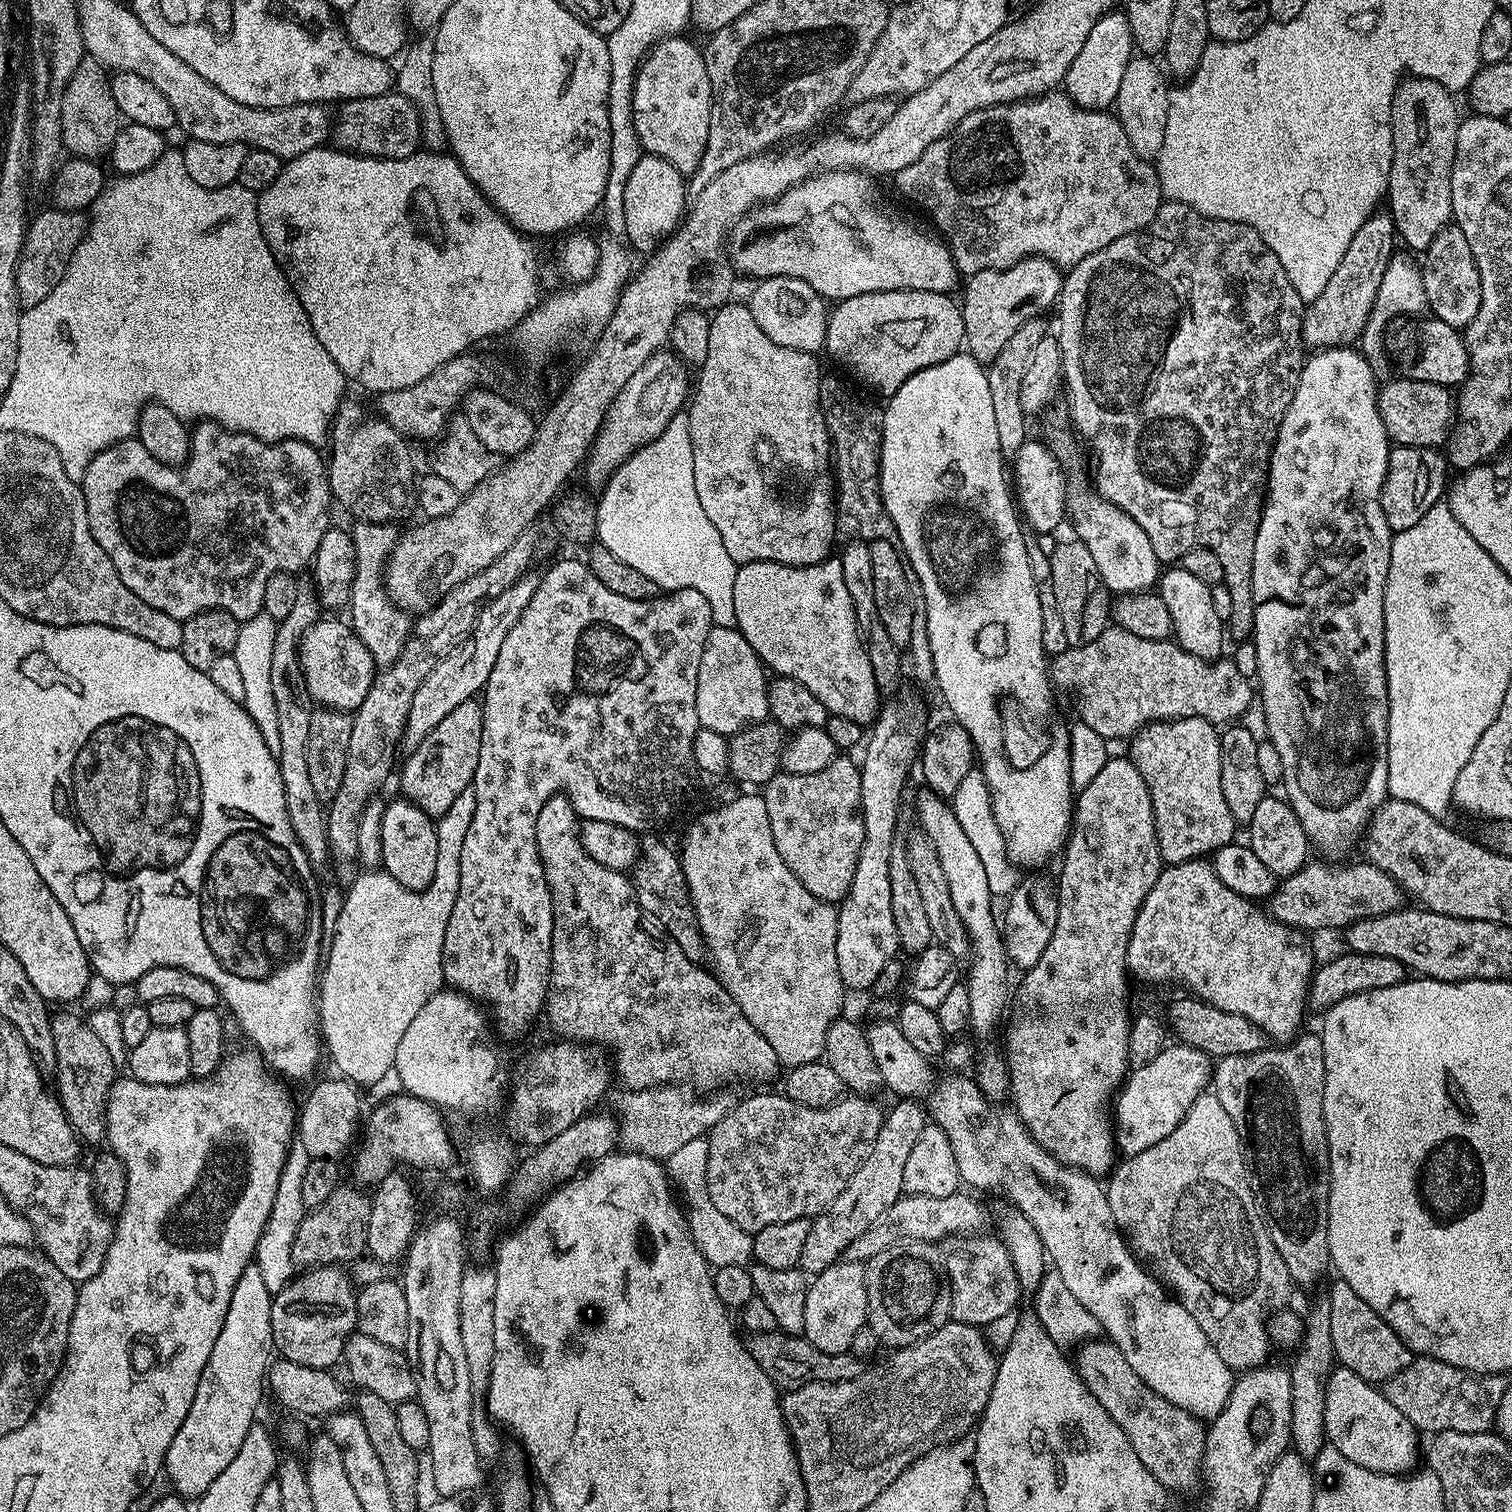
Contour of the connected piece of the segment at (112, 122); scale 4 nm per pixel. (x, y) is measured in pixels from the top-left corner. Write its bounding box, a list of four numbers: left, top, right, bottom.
[62,58,118,158]

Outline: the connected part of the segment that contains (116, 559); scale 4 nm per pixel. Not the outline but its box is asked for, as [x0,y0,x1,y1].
[82,420,334,622]

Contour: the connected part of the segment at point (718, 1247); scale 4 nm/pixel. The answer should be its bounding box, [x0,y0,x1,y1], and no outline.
[666,1136,752,1267]

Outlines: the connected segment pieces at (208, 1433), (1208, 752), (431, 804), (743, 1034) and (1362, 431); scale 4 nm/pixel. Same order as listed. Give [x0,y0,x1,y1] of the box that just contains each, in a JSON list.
[[163,1262,274,1498],[1131,716,1238,865],[400,698,484,818],[536,794,778,1092],[1250,346,1393,858]]

